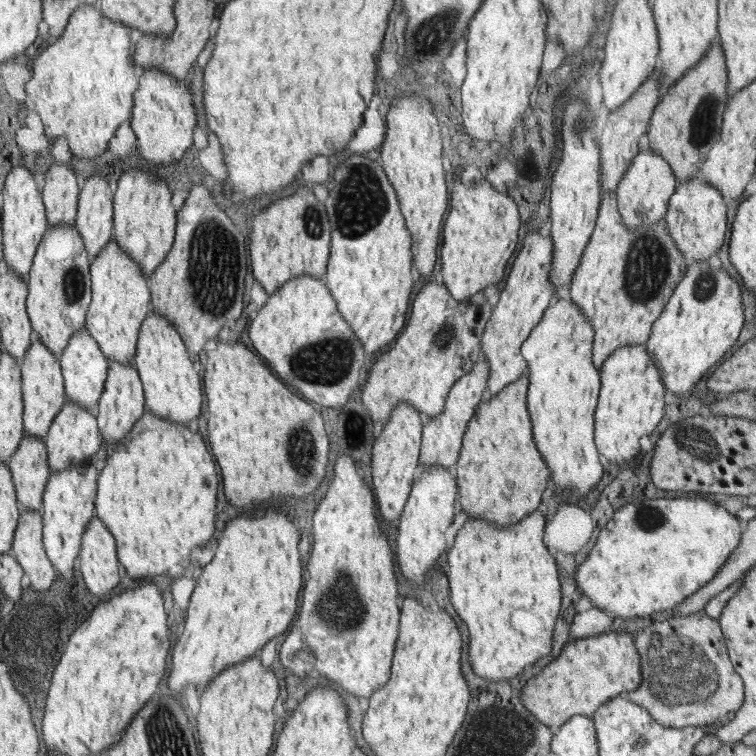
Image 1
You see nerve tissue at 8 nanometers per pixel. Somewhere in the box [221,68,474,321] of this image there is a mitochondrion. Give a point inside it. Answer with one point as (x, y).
(359, 205)

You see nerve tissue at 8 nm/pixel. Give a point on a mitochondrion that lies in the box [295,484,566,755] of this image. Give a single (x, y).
(339, 605)

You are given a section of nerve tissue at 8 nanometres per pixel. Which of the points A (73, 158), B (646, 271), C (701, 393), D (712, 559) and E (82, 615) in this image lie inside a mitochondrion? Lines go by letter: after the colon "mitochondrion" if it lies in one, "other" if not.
A: other
B: mitochondrion
C: other
D: other
E: other

